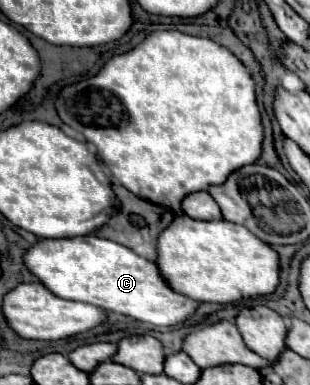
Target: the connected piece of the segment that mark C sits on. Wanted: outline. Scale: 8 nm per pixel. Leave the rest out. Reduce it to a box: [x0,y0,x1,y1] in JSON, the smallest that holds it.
[25,235,199,327]

